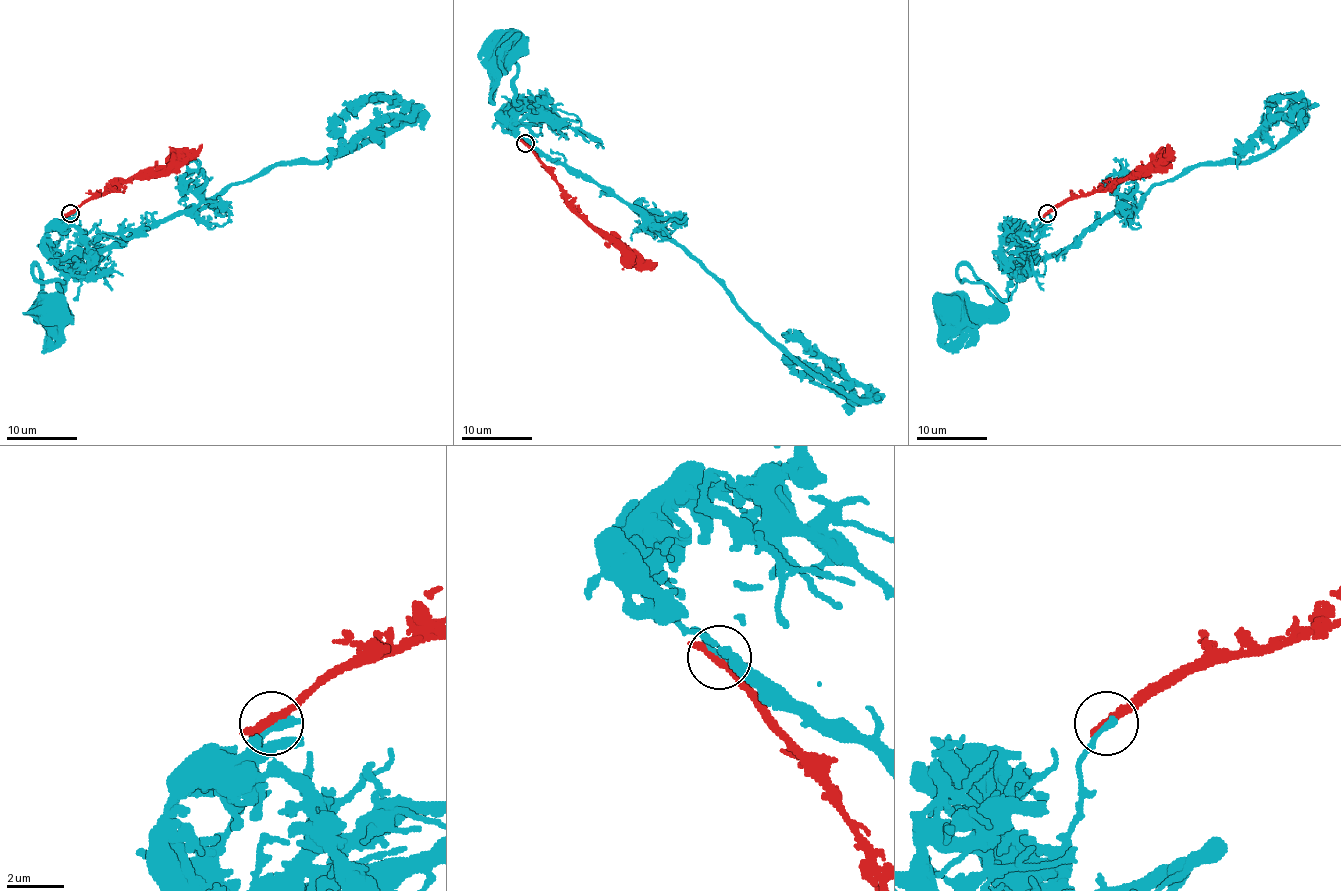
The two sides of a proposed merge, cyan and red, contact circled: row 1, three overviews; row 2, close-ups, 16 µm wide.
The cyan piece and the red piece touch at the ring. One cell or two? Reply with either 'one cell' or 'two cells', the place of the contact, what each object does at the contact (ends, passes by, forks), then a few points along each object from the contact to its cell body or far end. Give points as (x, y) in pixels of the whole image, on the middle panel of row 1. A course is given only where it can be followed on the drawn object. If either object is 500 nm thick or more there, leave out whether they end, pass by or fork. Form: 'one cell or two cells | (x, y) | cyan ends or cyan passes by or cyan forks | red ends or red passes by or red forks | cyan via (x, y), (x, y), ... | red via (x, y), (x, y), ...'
two cells | (525, 143) | cyan ends | red ends | cyan via (525, 142), (513, 132), (516, 66), (490, 54), (495, 91), (491, 87), (491, 66), (511, 48) | red via (525, 142), (589, 222), (626, 245), (640, 259), (656, 264)

